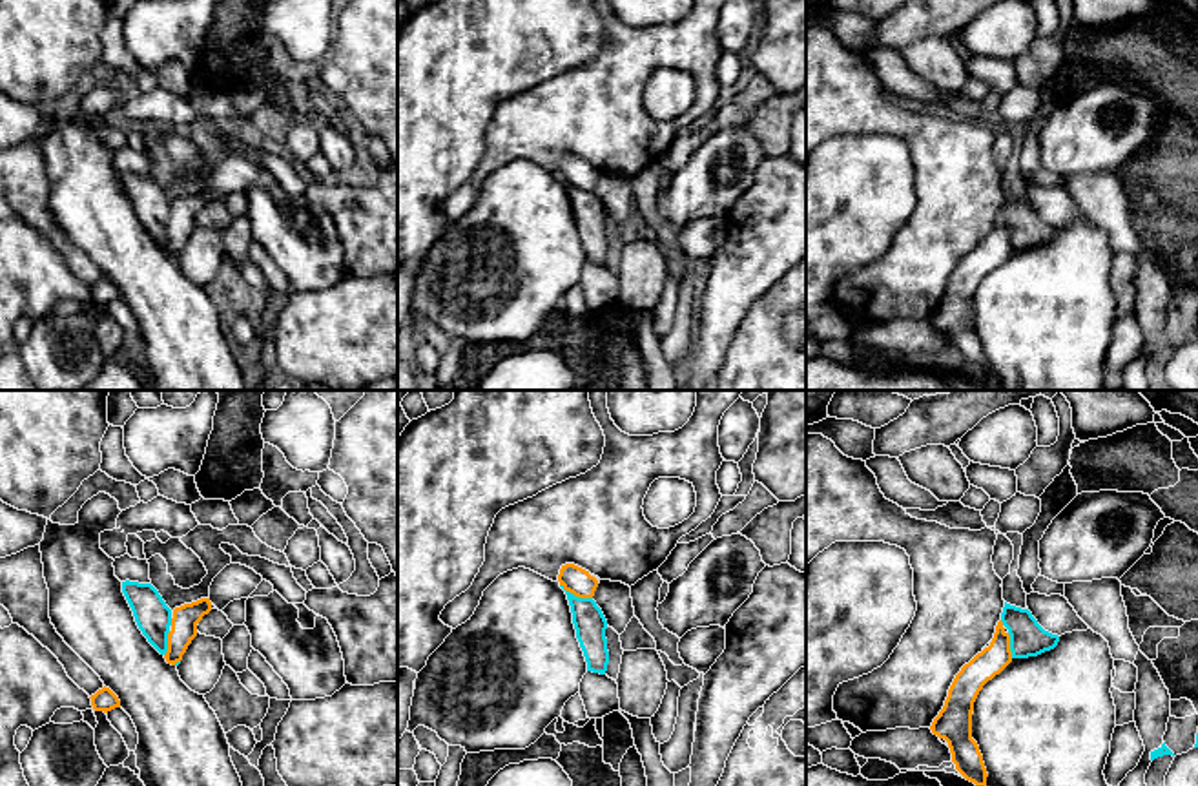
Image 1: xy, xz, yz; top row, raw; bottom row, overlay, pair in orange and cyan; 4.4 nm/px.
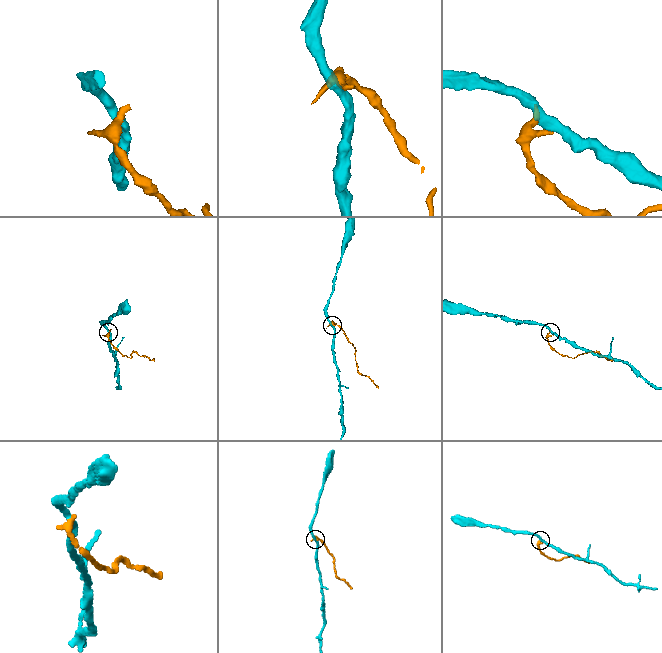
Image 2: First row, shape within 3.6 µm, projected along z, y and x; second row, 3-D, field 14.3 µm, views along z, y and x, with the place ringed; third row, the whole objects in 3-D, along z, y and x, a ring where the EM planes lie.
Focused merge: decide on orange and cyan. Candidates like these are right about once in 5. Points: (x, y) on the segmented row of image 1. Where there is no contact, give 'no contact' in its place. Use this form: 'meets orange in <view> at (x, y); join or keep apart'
meets orange in xz at (577, 595); keep apart

